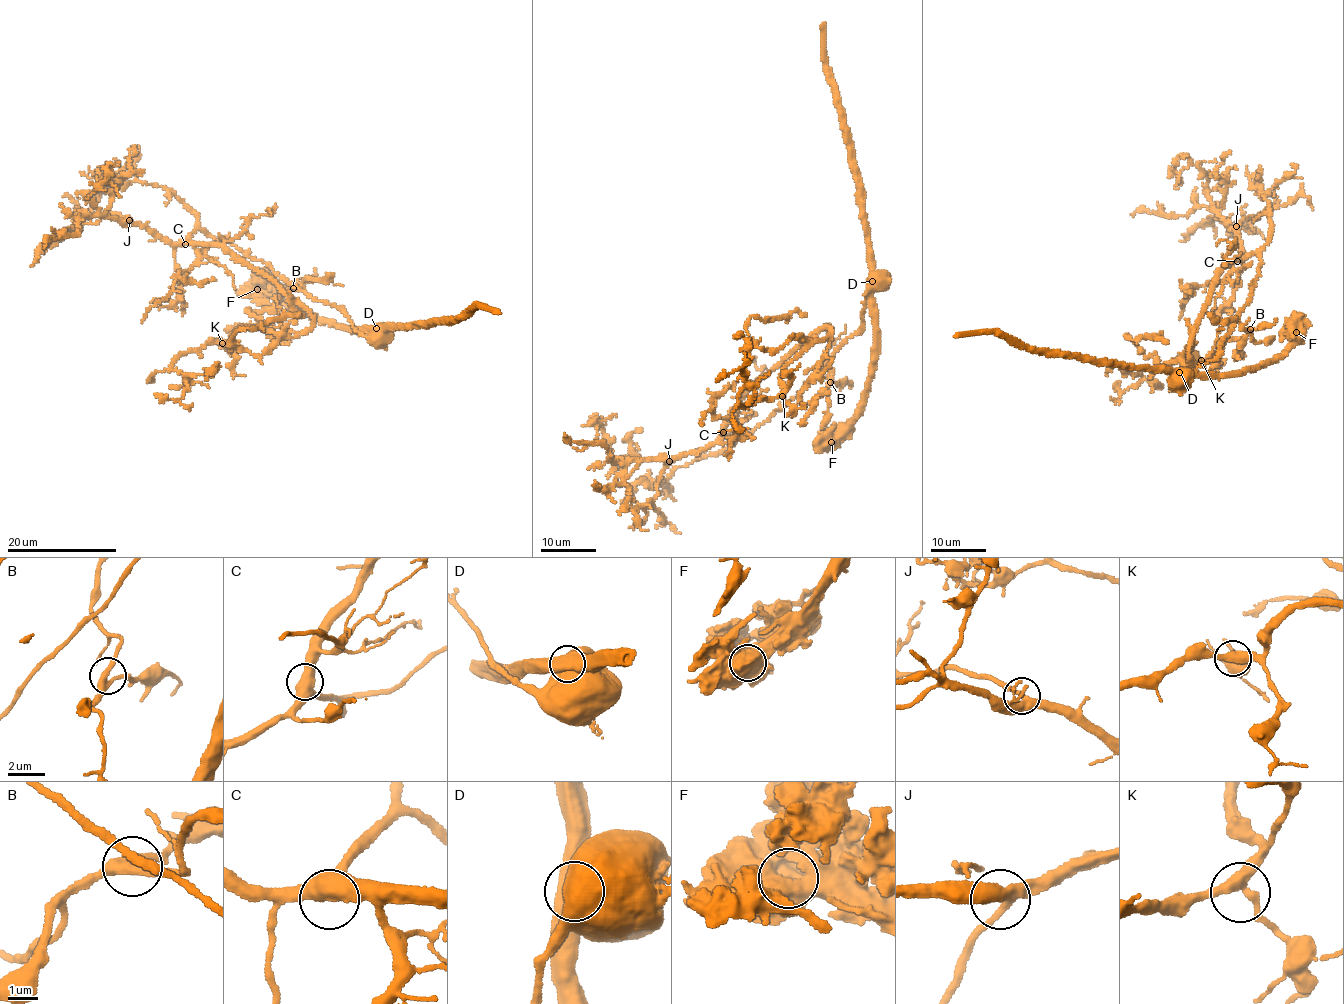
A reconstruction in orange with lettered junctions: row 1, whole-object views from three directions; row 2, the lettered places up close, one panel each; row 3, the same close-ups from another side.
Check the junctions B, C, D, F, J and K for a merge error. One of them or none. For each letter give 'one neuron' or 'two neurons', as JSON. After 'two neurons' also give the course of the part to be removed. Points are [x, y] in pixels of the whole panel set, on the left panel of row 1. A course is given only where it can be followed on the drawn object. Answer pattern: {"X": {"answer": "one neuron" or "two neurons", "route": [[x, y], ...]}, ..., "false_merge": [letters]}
{"B": {"answer": "one neuron"}, "C": {"answer": "one neuron"}, "D": {"answer": "two neurons", "route": [[376, 329], [427, 327], [438, 322], [458, 321], [479, 306], [498, 314]]}, "F": {"answer": "one neuron"}, "J": {"answer": "one neuron"}, "K": {"answer": "one neuron"}, "false_merge": ["D"]}

